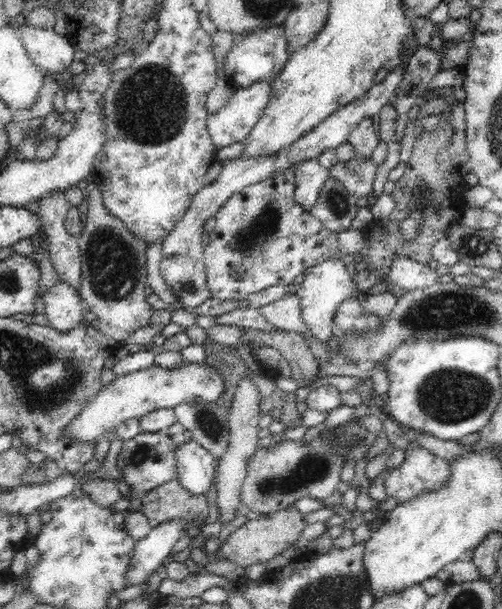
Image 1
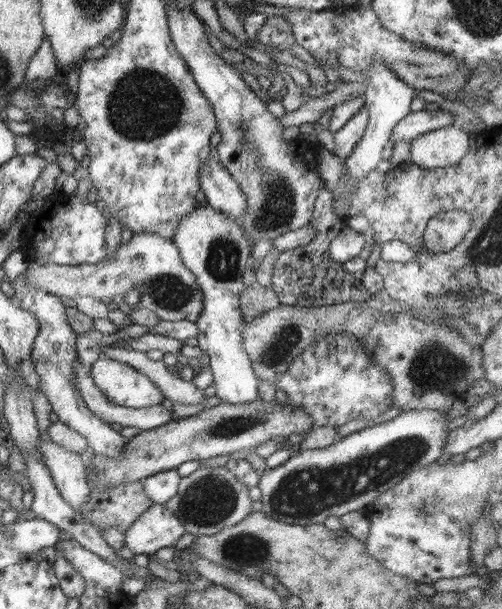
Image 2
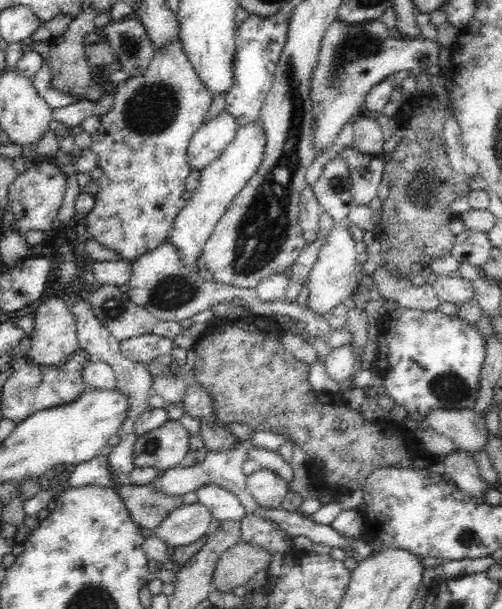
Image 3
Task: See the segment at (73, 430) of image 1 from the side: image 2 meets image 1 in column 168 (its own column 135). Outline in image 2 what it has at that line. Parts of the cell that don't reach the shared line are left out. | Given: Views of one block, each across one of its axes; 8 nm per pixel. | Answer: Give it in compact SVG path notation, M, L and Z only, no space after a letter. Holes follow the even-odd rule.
M100 356L89 374L95 385L118 406L141 409L160 405L165 400L148 376L111 358Z

